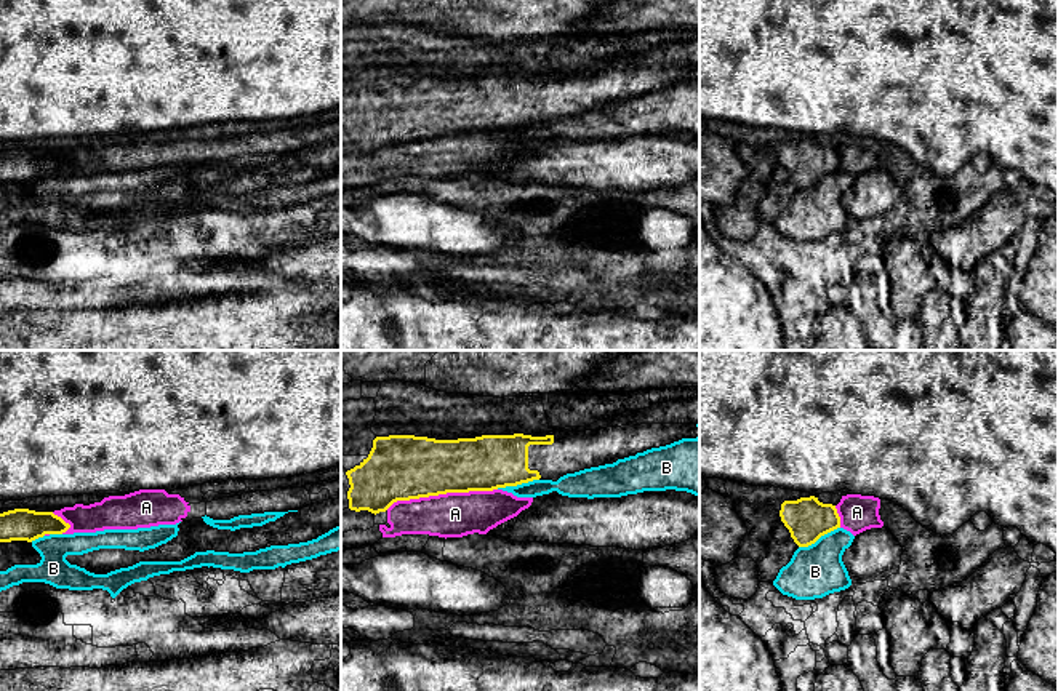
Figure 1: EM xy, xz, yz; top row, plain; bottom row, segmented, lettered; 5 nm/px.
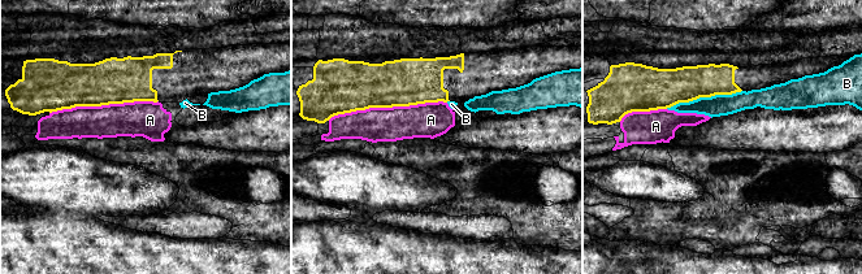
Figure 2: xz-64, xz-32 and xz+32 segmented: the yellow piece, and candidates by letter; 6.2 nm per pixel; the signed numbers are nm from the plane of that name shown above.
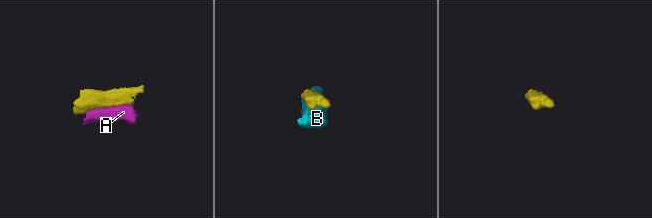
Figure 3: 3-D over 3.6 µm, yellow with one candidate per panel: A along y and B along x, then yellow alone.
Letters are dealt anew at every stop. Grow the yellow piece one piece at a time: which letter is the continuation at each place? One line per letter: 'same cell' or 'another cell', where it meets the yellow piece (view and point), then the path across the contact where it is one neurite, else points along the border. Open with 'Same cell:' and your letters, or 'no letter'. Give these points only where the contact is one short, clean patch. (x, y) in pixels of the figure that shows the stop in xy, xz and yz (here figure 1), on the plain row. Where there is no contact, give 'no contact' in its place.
Same cell: no letter
A: another cell | xz (440, 135)
B: another cell | xz (517, 125)

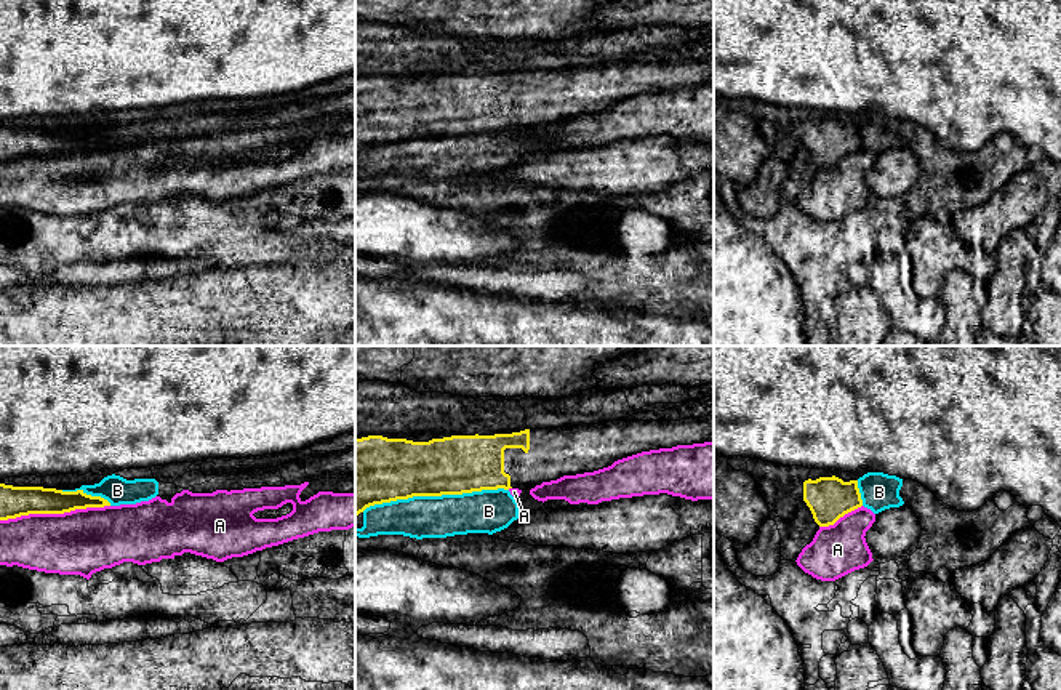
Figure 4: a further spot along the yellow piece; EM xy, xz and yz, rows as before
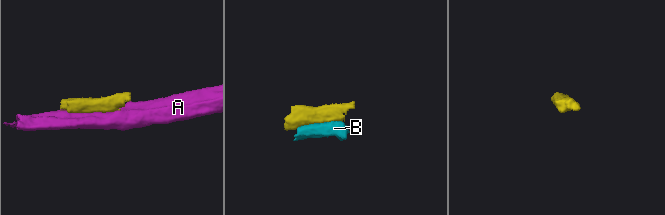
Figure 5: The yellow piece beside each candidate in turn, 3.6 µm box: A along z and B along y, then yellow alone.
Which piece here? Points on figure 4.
Same cell: no letter
A: another cell | xy (55, 154)
B: another cell | xz (434, 136)

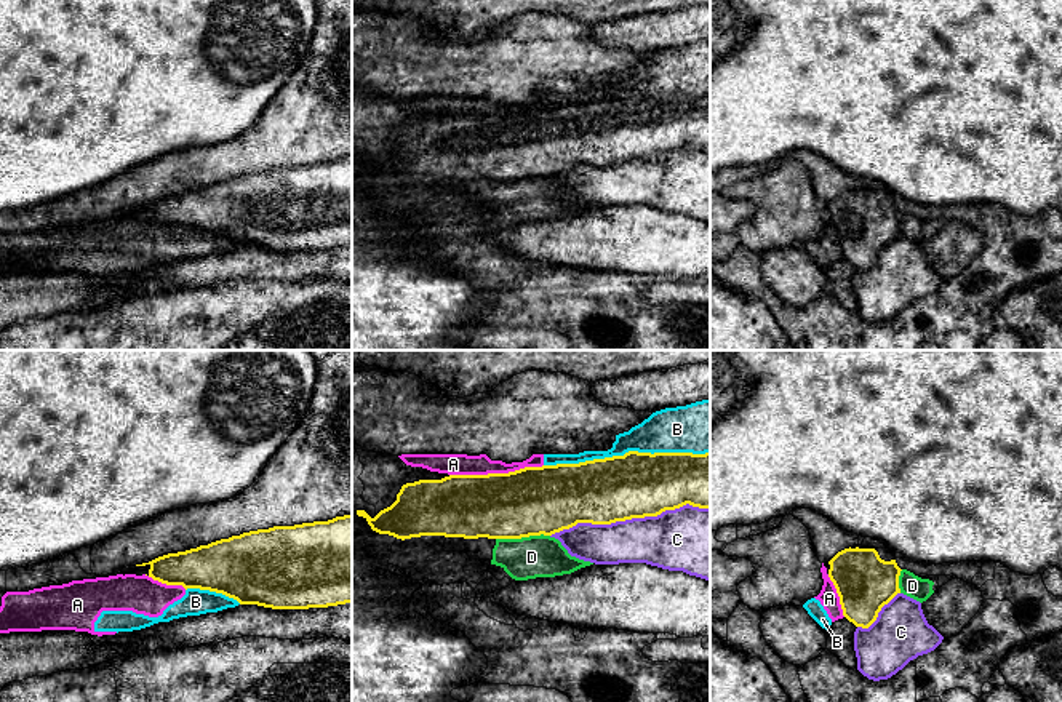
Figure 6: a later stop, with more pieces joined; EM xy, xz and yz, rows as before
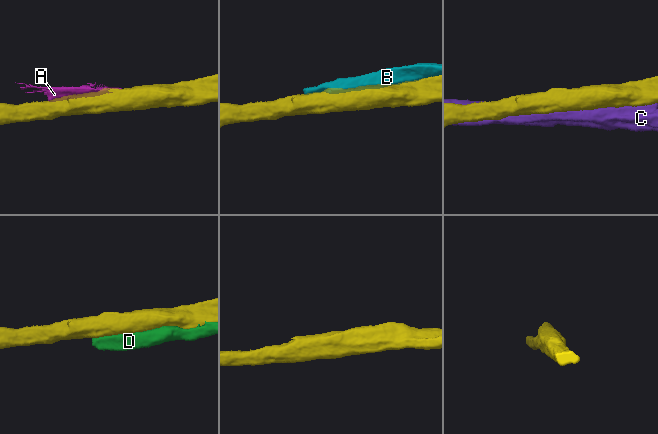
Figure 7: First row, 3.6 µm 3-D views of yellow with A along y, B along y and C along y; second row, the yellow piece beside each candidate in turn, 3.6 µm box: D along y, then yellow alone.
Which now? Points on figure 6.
Same cell: no letter
A: another cell | xz (496, 115)
B: another cell | xz (626, 95)
C: another cell | xz (629, 160)
D: another cell | xz (522, 178)

